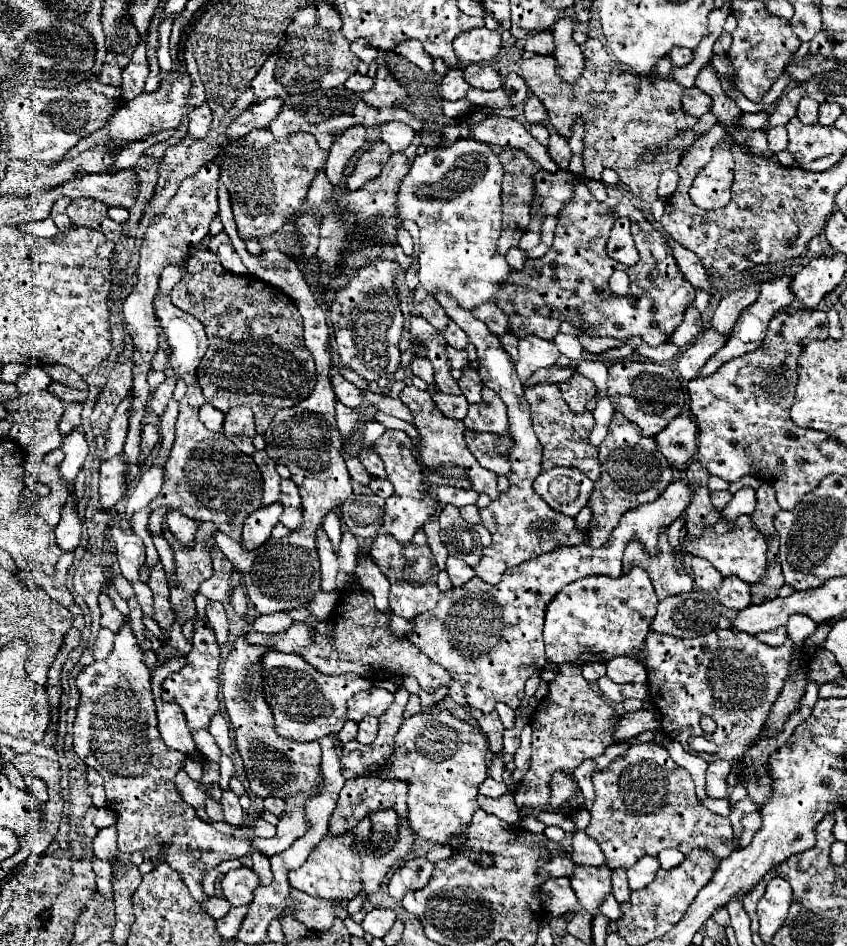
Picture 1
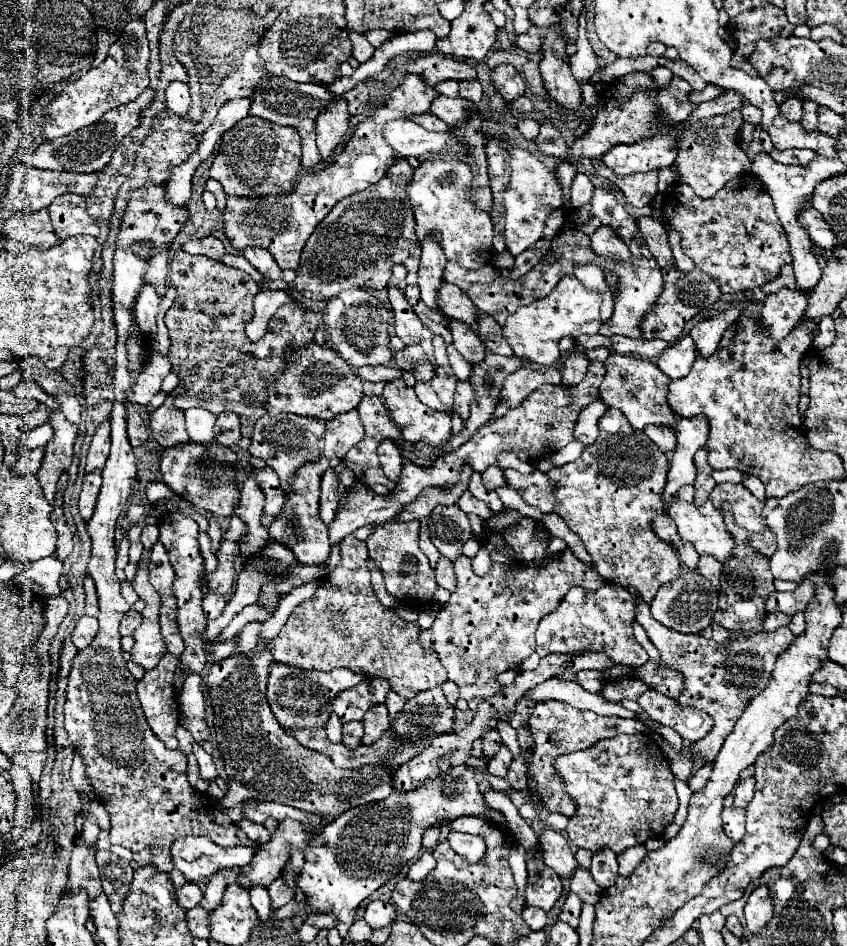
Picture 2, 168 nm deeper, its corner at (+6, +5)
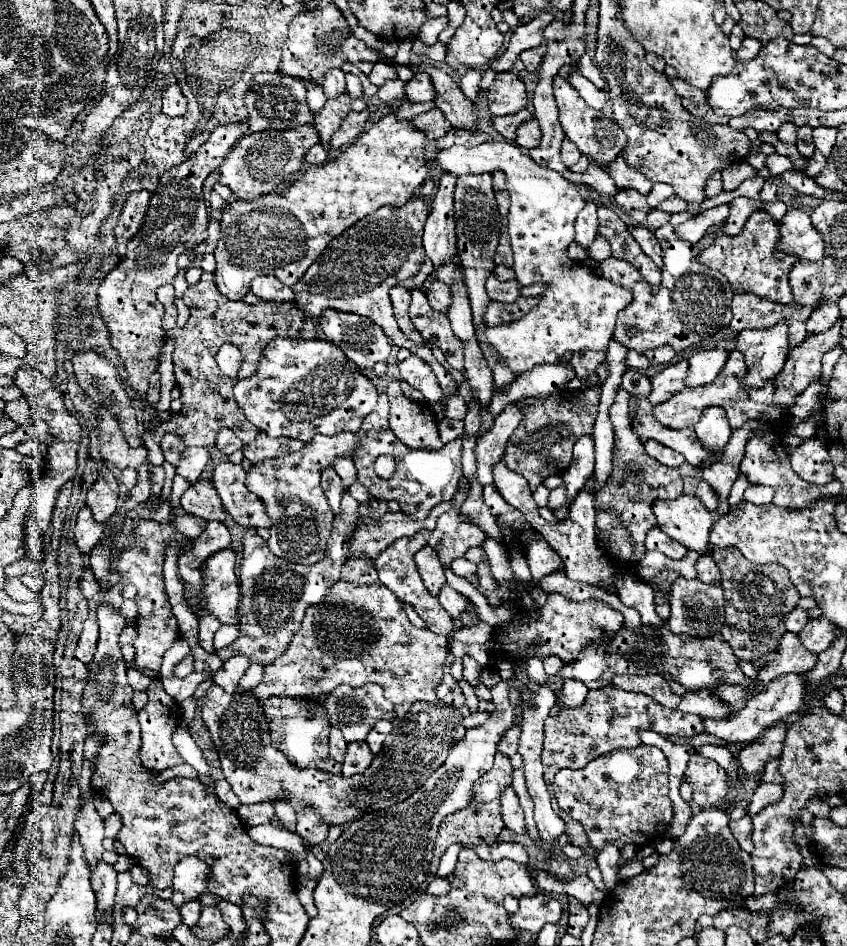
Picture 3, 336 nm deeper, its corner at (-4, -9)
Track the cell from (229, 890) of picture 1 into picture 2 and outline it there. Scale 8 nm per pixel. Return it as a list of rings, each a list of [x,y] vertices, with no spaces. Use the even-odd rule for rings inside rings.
[[[218,871],[210,877],[210,883],[207,884],[200,906],[209,911],[218,909],[222,903],[222,897],[224,897],[224,889],[226,889],[226,879],[224,879],[224,873]]]

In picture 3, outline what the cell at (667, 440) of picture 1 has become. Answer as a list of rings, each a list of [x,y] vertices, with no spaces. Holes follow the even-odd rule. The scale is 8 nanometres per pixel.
[[[646,439],[646,441],[644,441],[644,449],[646,449],[646,453],[648,453],[652,459],[660,461],[660,463],[666,465],[666,467],[680,467],[680,465],[686,461],[684,455],[680,455],[680,453],[668,449],[668,447],[664,447],[662,443],[658,443],[658,441],[654,441],[654,439]]]

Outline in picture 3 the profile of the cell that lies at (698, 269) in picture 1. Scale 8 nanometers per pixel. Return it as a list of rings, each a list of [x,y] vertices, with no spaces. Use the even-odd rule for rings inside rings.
[[[628,225],[628,231],[630,235],[638,241],[638,245],[642,247],[644,255],[648,255],[658,267],[662,267],[662,251],[660,251],[660,243],[658,239],[654,237],[652,231],[648,231],[646,227],[640,227],[640,225]]]

